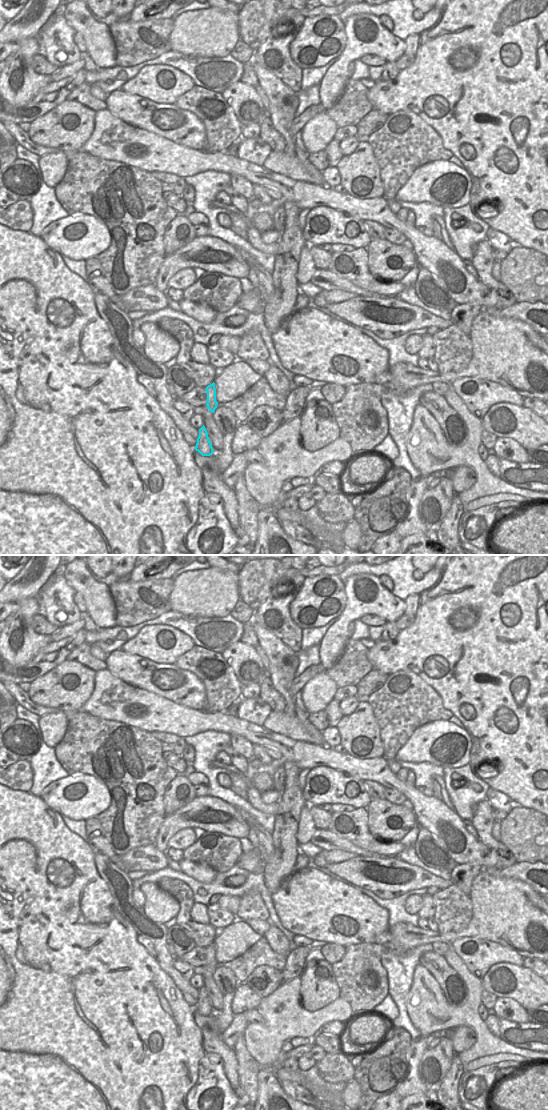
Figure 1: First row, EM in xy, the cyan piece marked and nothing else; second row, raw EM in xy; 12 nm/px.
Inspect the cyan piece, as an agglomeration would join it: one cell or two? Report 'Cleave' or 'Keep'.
Keep.

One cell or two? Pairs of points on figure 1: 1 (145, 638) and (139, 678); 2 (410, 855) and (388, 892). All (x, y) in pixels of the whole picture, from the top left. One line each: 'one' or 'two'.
1: two
2: two

